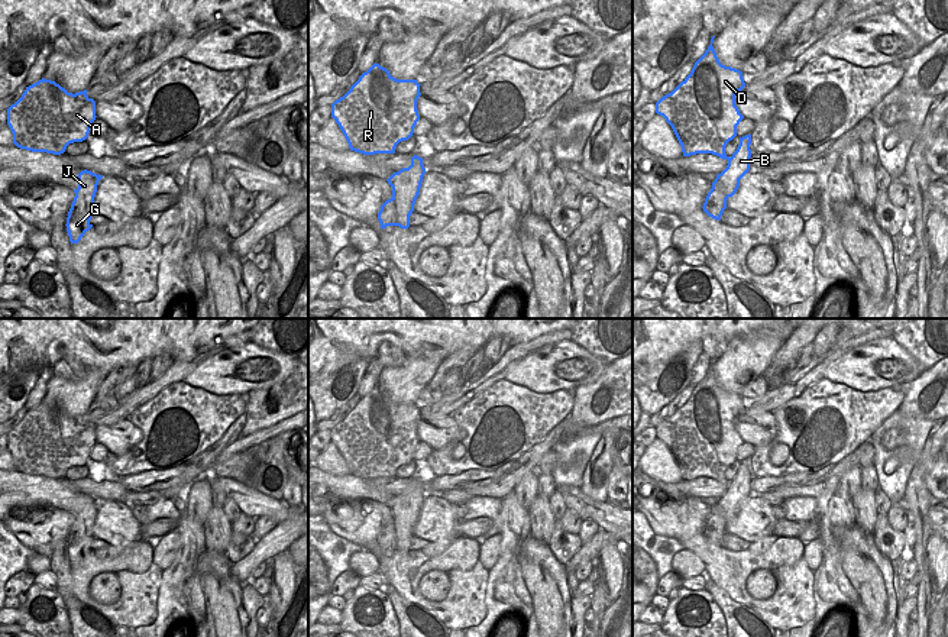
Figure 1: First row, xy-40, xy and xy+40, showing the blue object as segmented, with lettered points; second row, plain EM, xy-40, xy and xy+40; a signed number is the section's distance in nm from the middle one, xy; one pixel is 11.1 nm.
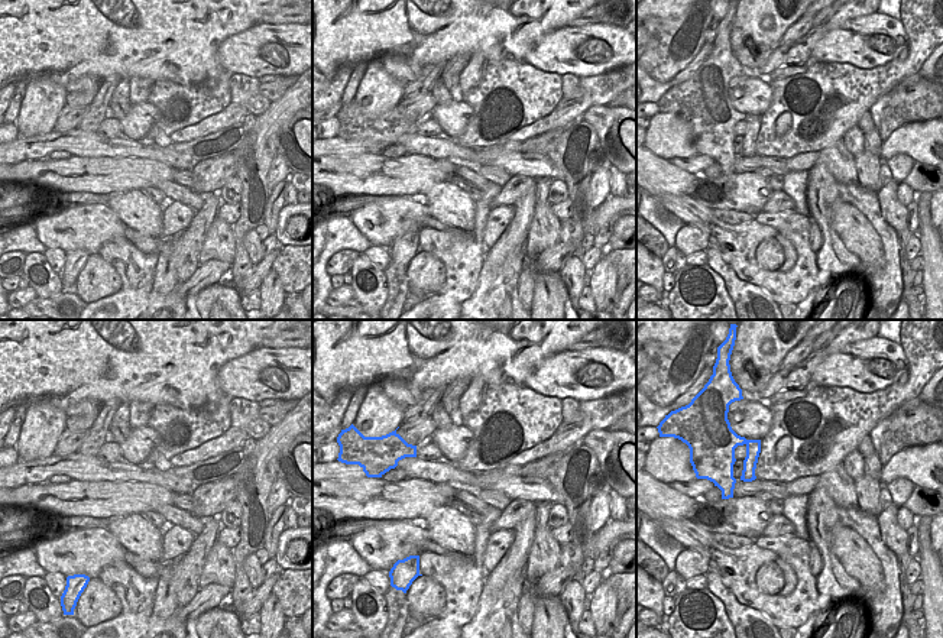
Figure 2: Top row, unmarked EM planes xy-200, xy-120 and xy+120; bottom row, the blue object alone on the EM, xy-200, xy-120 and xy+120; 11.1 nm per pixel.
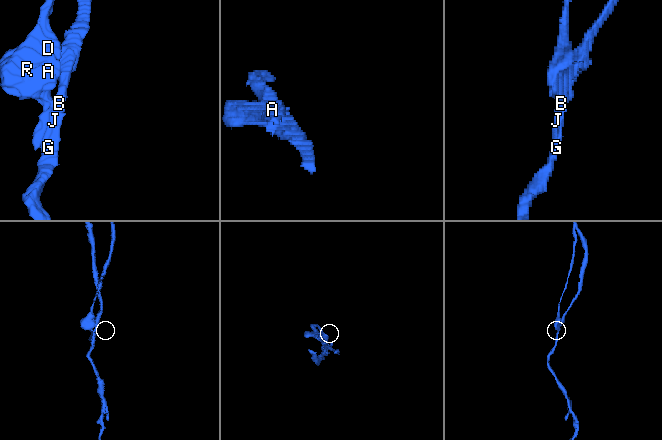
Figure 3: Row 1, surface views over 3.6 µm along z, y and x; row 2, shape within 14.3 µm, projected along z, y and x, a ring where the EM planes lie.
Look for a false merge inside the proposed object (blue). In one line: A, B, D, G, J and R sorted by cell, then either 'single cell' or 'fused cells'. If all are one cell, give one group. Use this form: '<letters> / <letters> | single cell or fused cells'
A D R / B G J | fused cells

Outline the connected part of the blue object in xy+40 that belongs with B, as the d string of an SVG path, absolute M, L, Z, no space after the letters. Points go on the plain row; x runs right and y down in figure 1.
M751 459L740 462L740 469L737 475L728 484L728 489L724 497L724 502L728 507L727 512L724 514L725 533L727 533L727 524L737 517L740 511L740 504L750 495L750 482L751 482L750 469L751 469Z

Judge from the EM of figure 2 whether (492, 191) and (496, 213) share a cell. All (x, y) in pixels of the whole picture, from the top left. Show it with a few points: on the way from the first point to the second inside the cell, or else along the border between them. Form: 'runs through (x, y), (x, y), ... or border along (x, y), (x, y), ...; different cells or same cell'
border along (492, 207), (483, 240); different cells

